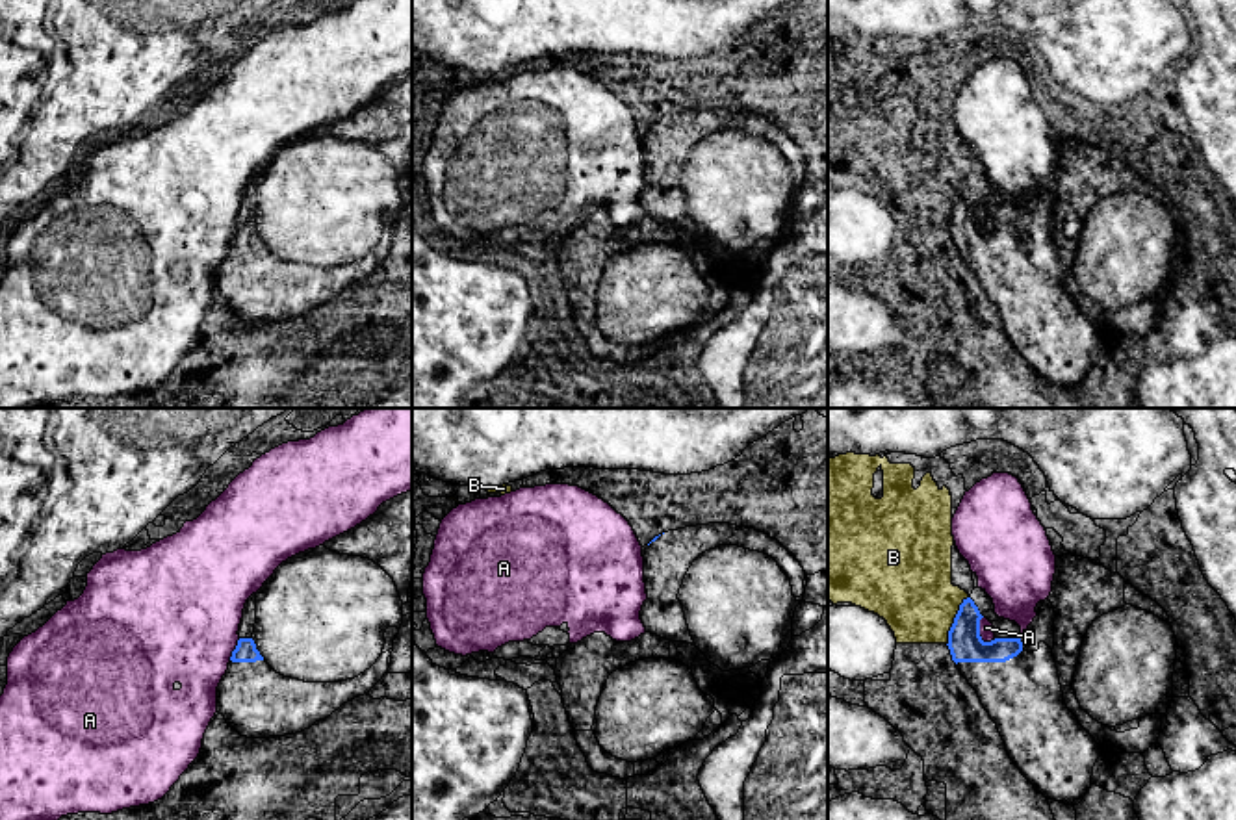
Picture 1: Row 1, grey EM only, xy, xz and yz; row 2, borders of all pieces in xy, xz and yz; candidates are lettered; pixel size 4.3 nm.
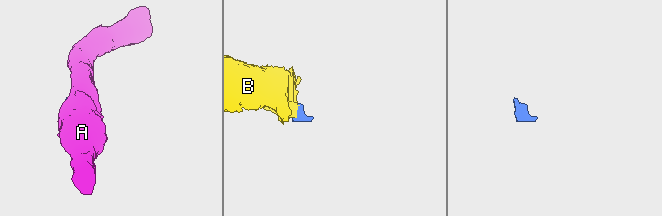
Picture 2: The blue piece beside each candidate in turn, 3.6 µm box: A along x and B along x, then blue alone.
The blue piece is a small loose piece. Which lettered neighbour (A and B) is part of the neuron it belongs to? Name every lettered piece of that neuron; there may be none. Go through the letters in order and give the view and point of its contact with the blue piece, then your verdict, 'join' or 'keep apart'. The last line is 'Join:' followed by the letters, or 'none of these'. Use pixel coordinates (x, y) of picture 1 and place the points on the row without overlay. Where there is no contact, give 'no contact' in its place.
A: meets blue in yz at (978, 216); keep apart
B: meets blue in yz at (954, 204); keep apart
Join: none of these

